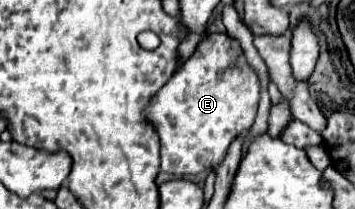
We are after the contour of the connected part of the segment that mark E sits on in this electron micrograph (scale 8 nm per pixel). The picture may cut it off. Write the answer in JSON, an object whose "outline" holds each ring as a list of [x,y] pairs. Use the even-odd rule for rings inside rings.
{"outline":[[[209,34],[205,36],[195,52],[179,66],[179,70],[171,76],[171,80],[151,98],[151,102],[145,106],[143,116],[153,126],[153,130],[159,136],[161,144],[161,170],[187,176],[187,174],[199,174],[207,168],[215,168],[223,154],[227,152],[227,146],[231,144],[231,138],[235,134],[247,134],[253,126],[255,114],[259,104],[259,78],[243,60],[243,66],[235,66],[235,46],[231,46],[231,38],[227,34]]]}

